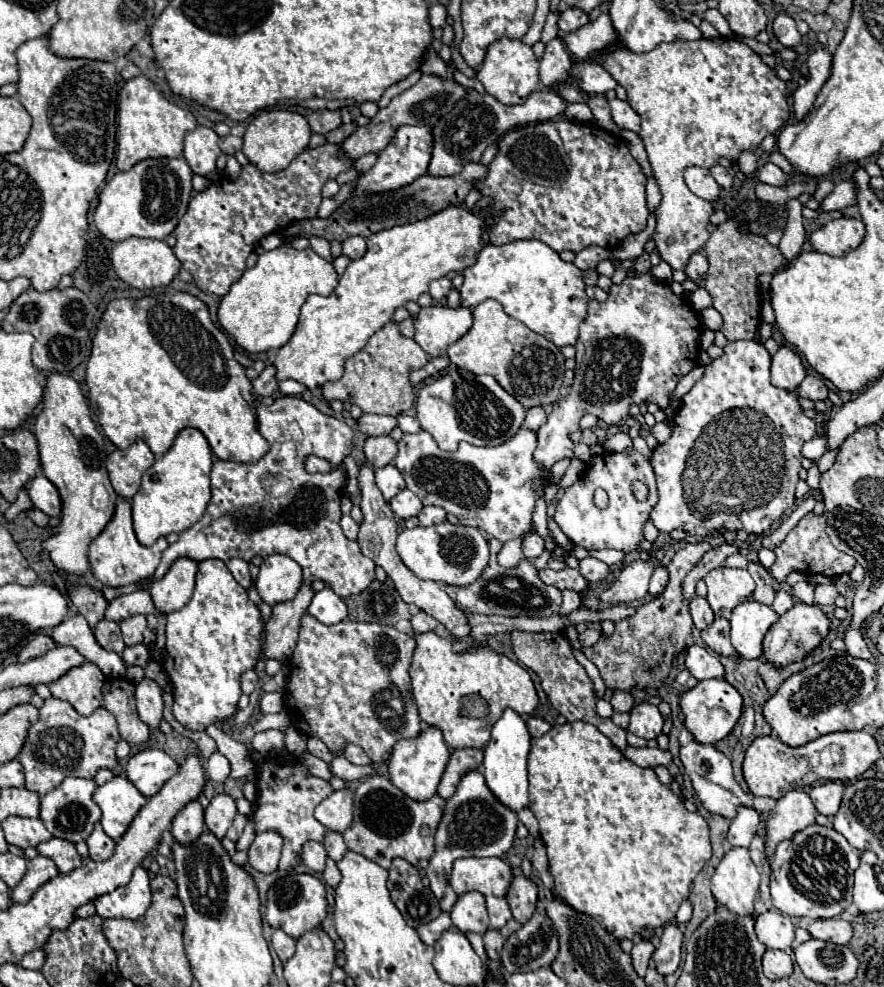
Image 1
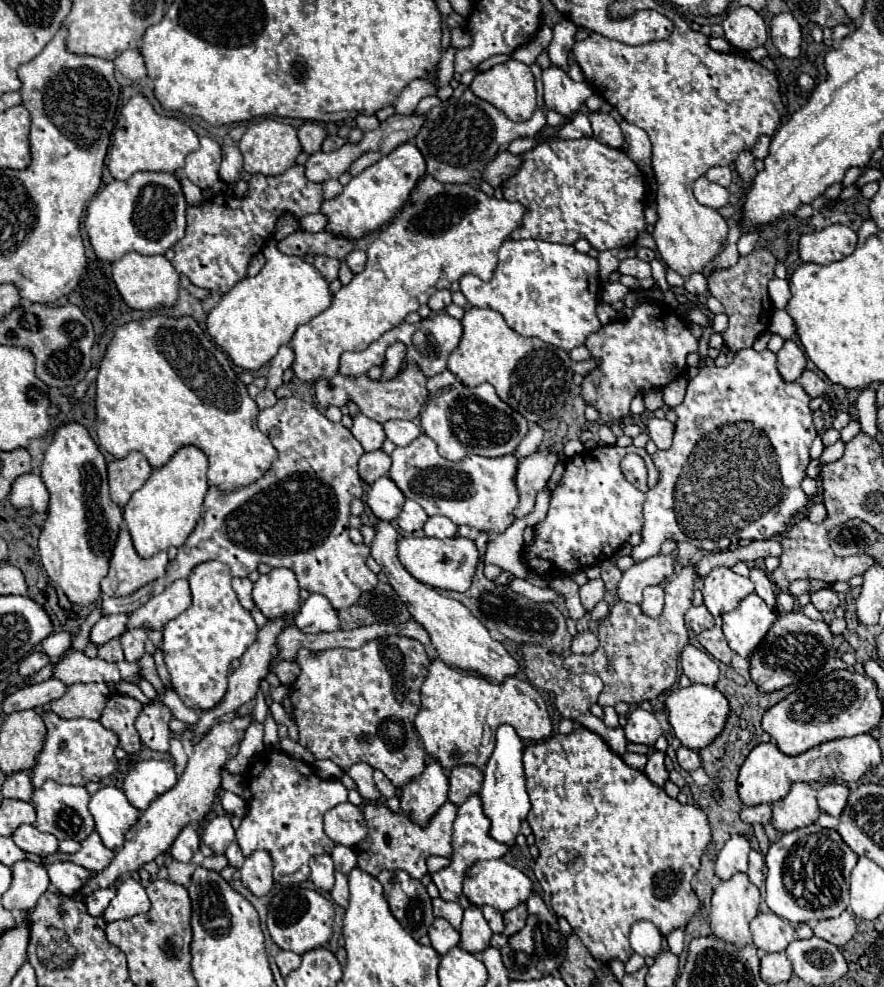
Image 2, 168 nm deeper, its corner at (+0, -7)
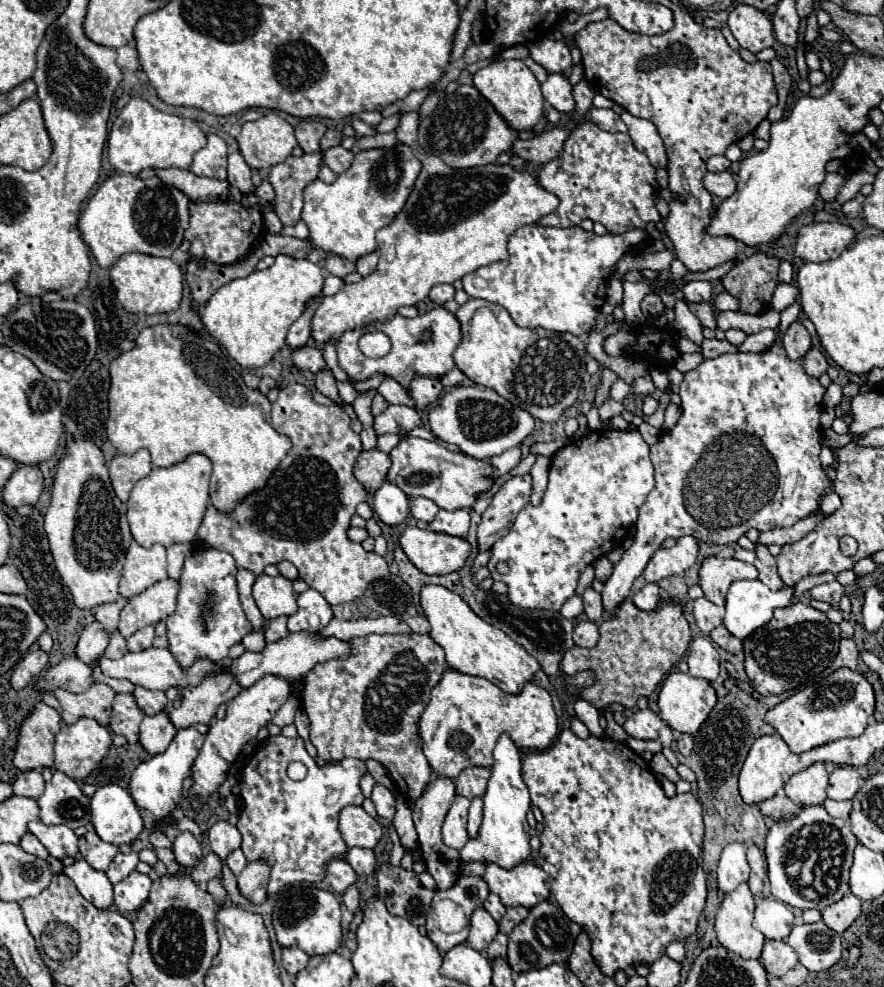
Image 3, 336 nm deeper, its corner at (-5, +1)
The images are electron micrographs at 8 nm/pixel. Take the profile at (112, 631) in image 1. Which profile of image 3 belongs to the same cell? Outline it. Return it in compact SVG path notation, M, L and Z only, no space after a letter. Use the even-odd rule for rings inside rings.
M115 630L111 640L109 640L109 646L105 650L105 656L111 658L111 660L117 660L119 656L123 656L127 652L127 640L123 636L119 636L119 632Z

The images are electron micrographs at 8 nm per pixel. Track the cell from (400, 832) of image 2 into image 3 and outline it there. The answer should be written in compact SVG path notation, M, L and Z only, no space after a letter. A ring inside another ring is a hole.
M455 796L453 806L449 808L445 824L443 824L443 842L451 848L461 850L465 846L465 842L469 840L467 810L469 810L469 798Z

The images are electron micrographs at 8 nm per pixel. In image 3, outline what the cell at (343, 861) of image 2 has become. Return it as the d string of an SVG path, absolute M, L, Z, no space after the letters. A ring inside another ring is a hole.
M349 848L347 850L347 858L345 858L351 868L361 876L371 876L377 868L377 858L373 850L365 850L365 848Z

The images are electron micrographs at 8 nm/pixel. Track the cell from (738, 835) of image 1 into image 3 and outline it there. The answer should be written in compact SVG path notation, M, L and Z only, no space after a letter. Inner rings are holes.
M733 842L723 848L719 866L717 866L717 886L719 892L727 894L733 892L741 882L747 882L749 878L749 864L745 858L745 844Z

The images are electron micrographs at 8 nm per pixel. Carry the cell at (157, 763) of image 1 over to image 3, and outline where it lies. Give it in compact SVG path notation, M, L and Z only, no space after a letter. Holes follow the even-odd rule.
M193 726L179 730L177 736L171 740L169 748L145 762L141 762L129 782L129 792L135 800L135 804L147 812L151 812L157 818L167 818L175 812L175 808L181 802L181 792L183 792L183 782L191 776L191 766L203 746L203 734L197 732Z

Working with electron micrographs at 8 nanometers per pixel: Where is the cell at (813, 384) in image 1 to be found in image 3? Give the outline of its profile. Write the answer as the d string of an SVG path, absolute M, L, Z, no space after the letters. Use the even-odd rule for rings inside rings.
M811 348L805 356L803 356L803 366L805 366L805 372L819 378L825 370L827 370L827 360L825 356L817 350L817 348Z

